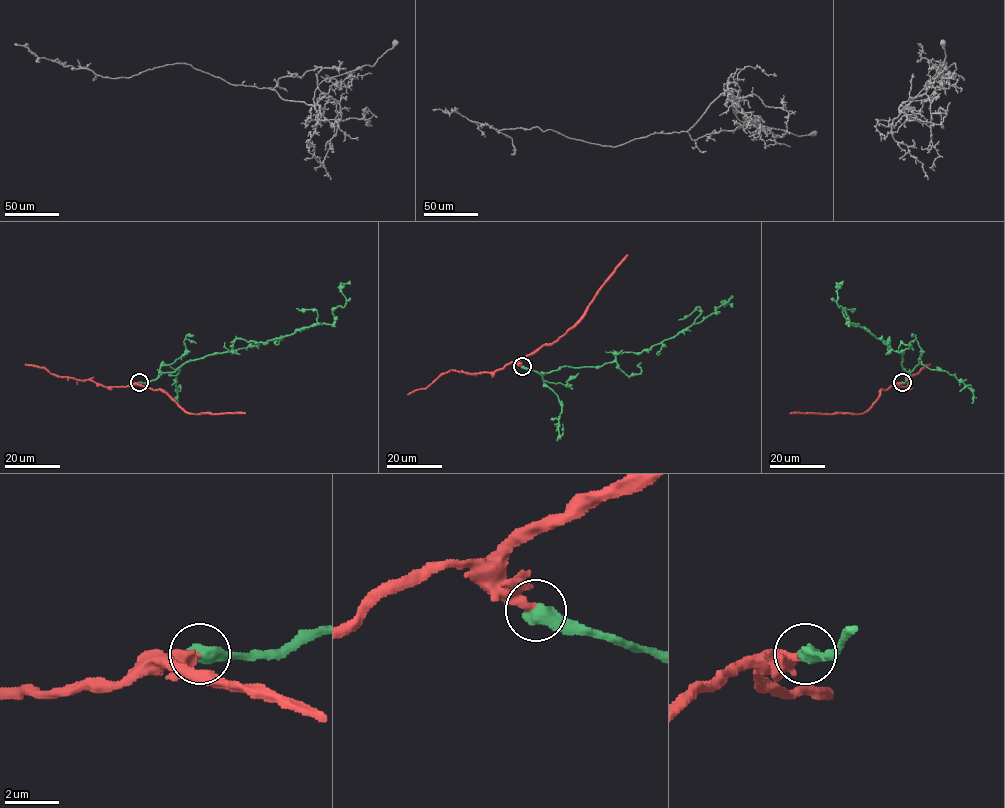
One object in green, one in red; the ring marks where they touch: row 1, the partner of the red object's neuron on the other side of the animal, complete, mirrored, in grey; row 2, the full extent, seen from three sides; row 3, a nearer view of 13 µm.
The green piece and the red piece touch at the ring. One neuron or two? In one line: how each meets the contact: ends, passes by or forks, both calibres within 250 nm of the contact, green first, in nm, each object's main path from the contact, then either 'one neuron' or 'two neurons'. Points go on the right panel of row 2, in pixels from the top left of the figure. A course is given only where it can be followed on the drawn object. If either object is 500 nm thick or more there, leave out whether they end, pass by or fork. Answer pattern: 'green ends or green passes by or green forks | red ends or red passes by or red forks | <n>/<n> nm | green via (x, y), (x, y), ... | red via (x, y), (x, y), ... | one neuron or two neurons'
600/320 nm | green via (902, 383), (910, 374), (889, 338), (885, 342), (858, 323), (848, 324), (837, 303), (837, 285), (843, 280) | red via (902, 383), (880, 390), (878, 398), (861, 414), (790, 413) | one neuron

